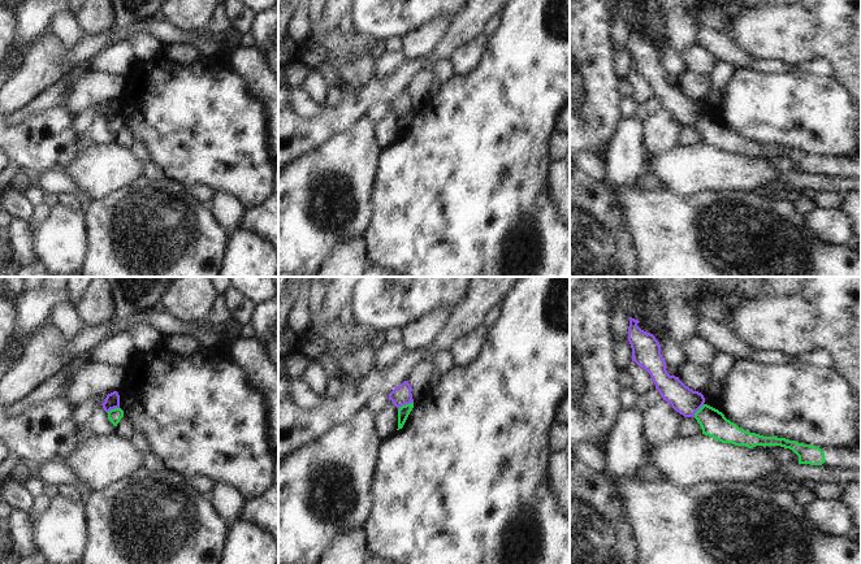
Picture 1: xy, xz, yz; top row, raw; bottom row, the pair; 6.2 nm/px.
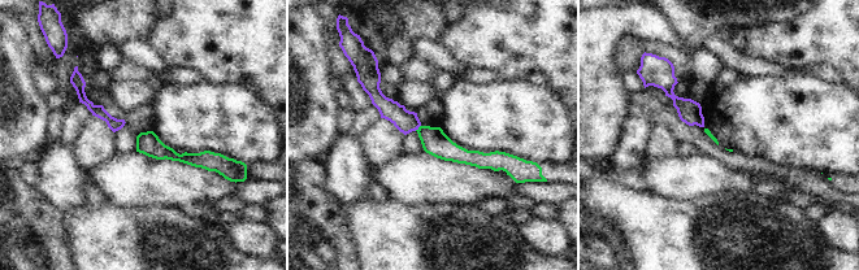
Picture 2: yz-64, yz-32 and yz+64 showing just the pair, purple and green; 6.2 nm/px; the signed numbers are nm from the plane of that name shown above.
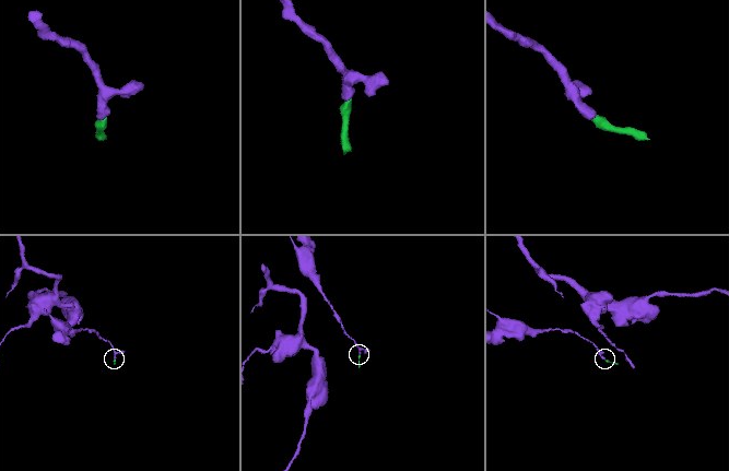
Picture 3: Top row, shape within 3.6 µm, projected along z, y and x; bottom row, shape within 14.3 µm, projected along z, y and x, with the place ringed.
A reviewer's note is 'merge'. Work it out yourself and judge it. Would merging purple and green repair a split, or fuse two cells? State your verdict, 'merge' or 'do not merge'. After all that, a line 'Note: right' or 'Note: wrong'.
do not merge
Note: wrong

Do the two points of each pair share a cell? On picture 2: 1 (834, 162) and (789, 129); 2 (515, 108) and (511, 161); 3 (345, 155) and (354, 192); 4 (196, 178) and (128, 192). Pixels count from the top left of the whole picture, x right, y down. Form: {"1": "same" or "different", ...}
{"1": "same", "2": "different", "3": "same", "4": "same"}

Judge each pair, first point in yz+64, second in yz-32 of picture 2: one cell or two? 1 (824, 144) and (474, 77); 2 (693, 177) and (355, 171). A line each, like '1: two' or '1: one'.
1: two
2: two

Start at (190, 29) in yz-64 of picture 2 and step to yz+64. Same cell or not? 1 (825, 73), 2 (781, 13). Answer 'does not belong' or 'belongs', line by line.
1: does not belong
2: does not belong

